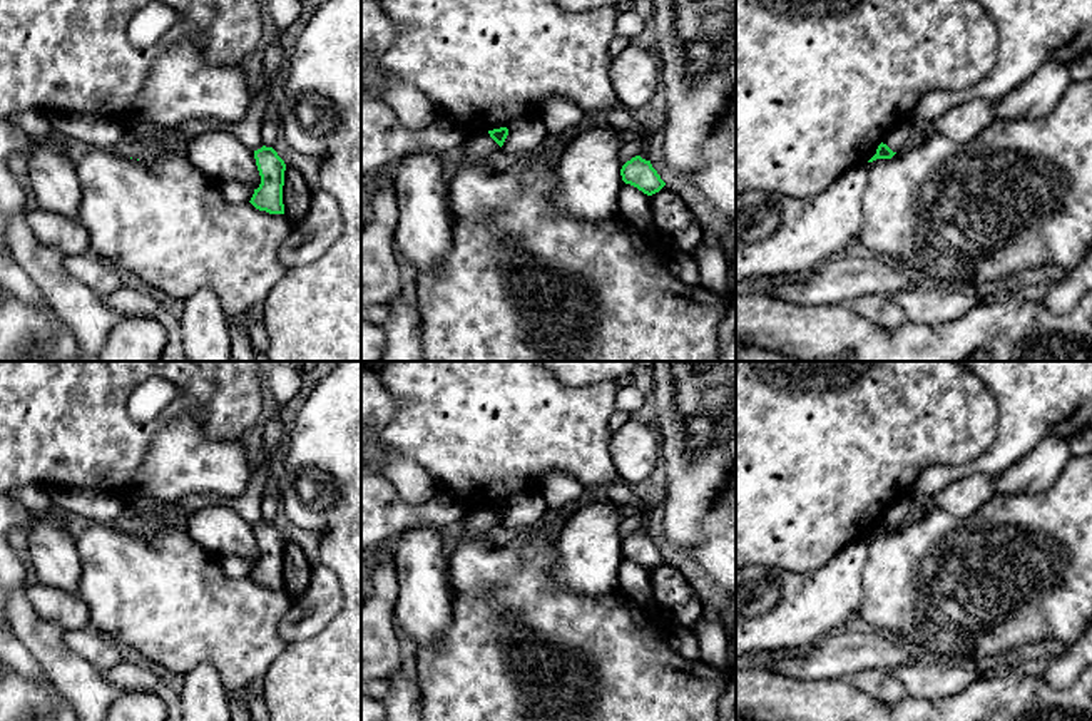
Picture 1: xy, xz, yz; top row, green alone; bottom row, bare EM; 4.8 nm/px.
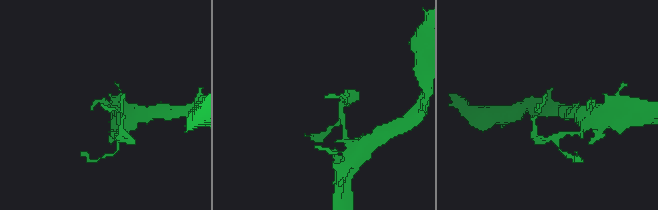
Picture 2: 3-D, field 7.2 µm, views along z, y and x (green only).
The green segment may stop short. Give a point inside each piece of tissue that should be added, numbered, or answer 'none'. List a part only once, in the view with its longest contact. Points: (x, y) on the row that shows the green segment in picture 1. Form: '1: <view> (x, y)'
none

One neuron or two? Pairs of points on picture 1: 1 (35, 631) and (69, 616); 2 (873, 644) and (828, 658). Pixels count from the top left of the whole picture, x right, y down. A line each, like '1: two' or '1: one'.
1: two
2: one

